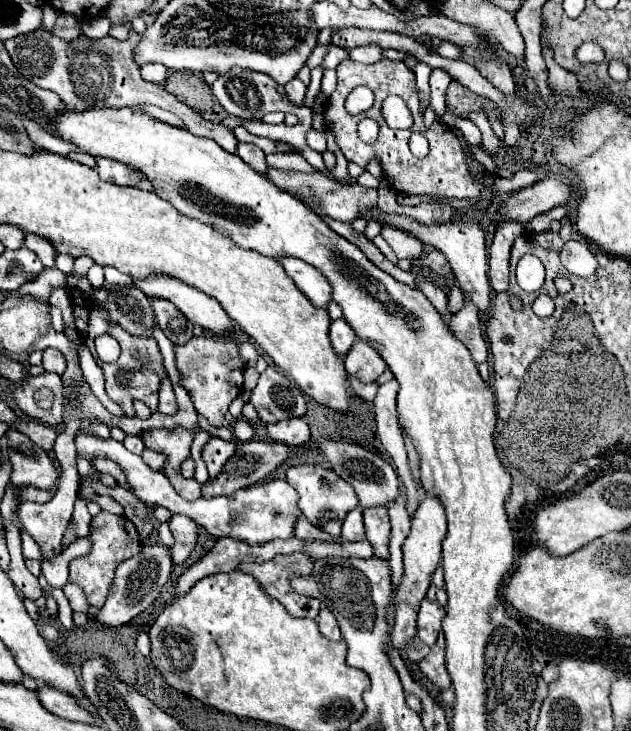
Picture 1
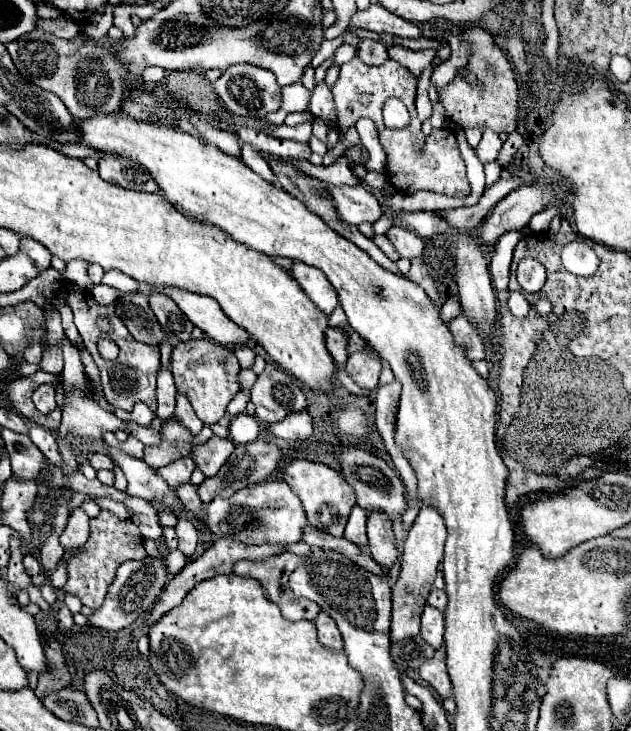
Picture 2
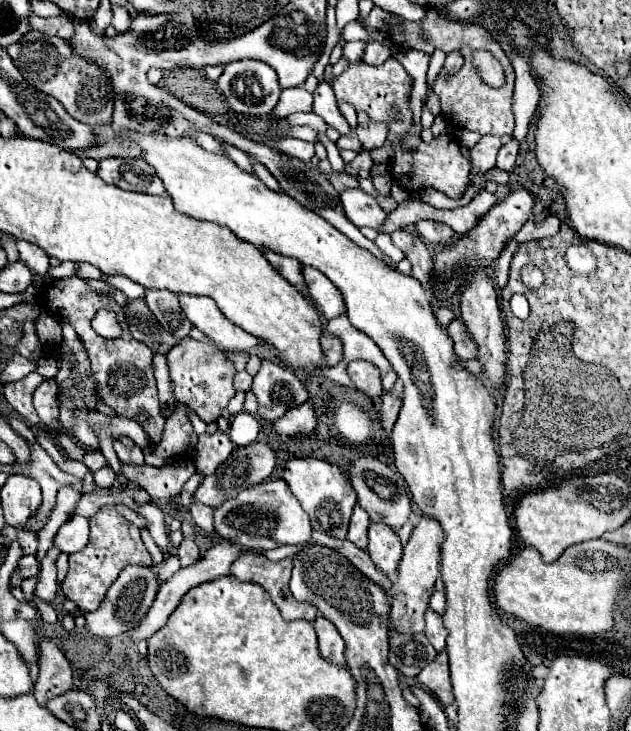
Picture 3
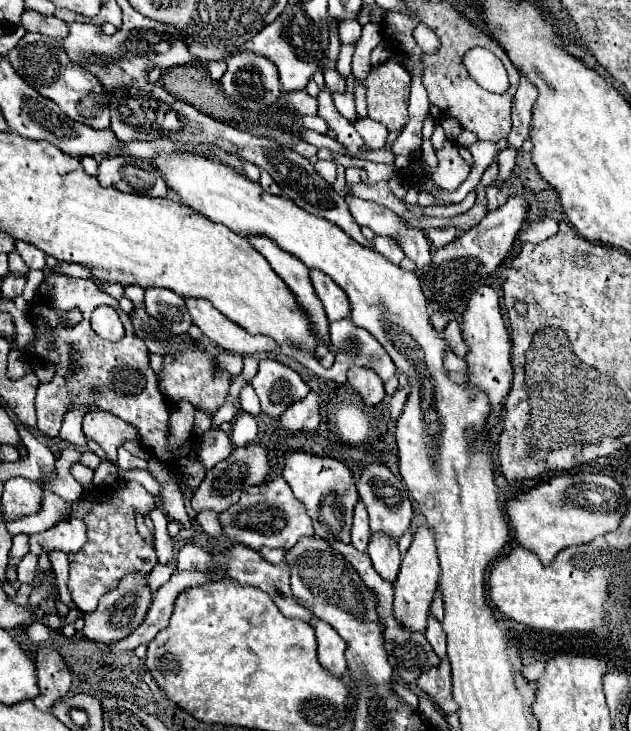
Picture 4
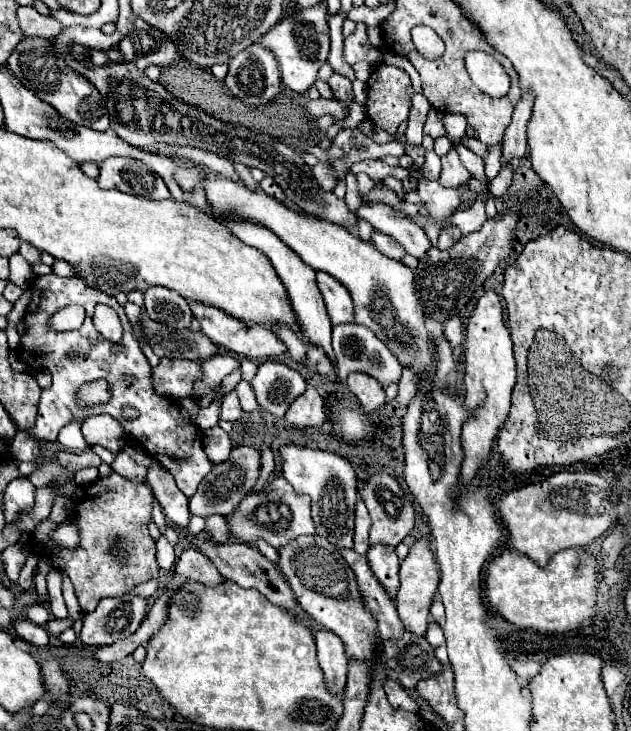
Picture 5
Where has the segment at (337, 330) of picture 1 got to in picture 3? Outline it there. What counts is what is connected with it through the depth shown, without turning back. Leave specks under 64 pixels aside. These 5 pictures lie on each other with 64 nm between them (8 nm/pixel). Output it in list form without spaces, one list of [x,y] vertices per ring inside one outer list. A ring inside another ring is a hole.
[[[322,334],[320,338],[320,344],[322,344],[322,352],[324,352],[324,362],[328,366],[336,366],[342,358],[342,348],[340,348],[340,342],[338,338],[332,338],[330,334]]]

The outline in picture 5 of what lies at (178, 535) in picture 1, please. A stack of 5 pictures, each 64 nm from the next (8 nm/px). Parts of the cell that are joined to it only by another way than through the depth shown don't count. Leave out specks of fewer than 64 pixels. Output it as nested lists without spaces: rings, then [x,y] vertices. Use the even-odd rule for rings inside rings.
[[[194,548],[182,552],[182,556],[174,566],[174,572],[204,586],[220,586],[224,582],[224,576],[216,570],[216,566]]]

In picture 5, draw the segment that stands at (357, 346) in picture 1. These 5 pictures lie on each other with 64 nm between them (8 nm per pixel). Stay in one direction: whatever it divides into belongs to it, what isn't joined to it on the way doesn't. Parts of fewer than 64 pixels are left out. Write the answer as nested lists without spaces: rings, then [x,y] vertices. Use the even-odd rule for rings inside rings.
[[[350,374],[346,384],[348,384],[350,392],[358,398],[358,402],[366,414],[376,412],[378,408],[382,408],[386,404],[384,390],[380,390],[380,386],[376,386],[376,380],[368,378],[368,374]]]

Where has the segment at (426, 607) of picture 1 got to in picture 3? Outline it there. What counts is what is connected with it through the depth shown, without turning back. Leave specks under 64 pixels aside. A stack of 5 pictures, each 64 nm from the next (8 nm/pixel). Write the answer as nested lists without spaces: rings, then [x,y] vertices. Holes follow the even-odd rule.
[[[426,610],[426,630],[424,630],[426,638],[430,640],[430,644],[434,646],[436,652],[442,652],[446,646],[446,628],[442,624],[442,616],[436,614],[434,610]]]

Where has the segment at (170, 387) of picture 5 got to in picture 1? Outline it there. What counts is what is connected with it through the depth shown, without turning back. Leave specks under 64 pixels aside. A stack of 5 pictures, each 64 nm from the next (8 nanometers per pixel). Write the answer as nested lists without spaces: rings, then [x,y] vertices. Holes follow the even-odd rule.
[[[204,332],[198,338],[190,338],[186,344],[176,346],[176,368],[180,372],[180,386],[184,386],[194,402],[194,408],[200,416],[204,416],[212,426],[222,426],[230,402],[242,392],[242,372],[244,364],[238,356],[238,344],[232,338],[216,338],[214,334]]]

